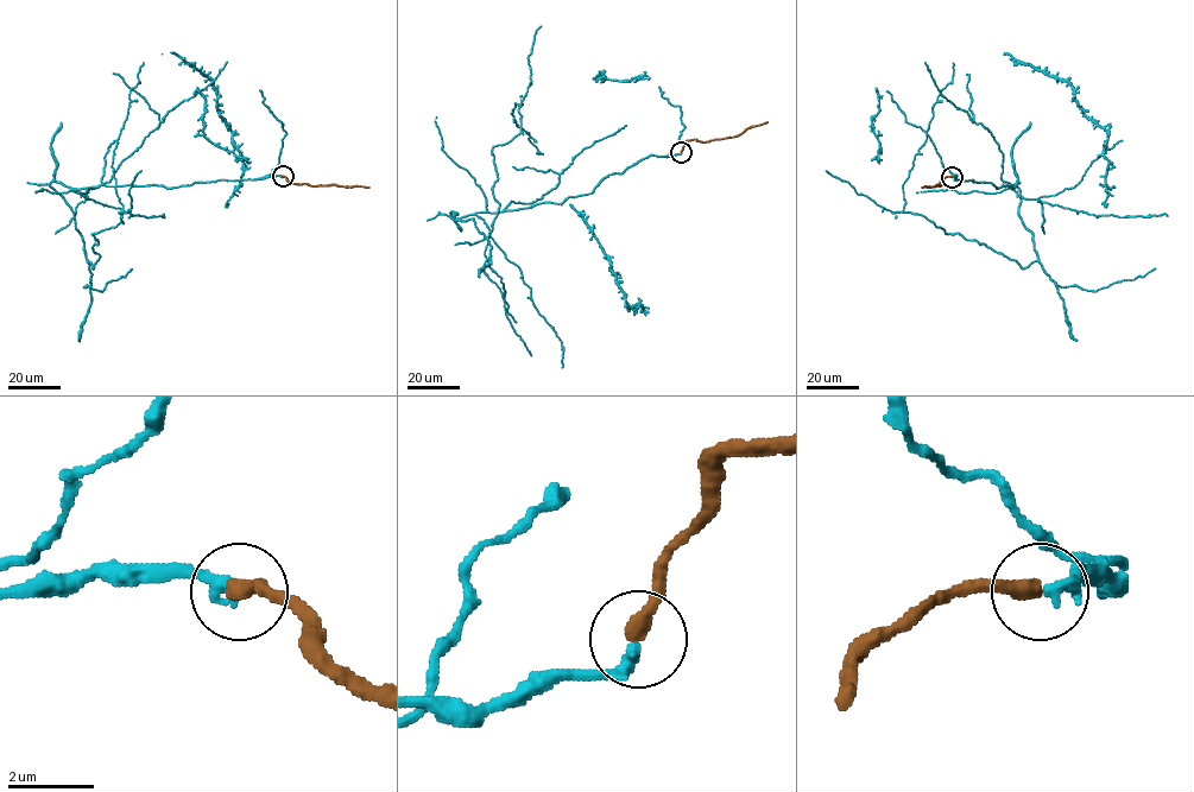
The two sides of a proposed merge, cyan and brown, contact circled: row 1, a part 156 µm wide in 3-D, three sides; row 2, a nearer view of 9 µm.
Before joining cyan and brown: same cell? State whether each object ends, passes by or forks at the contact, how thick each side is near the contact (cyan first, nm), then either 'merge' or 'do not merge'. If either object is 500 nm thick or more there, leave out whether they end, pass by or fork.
cyan ends; brown ends; calibres 320 and 400 nm; merge

